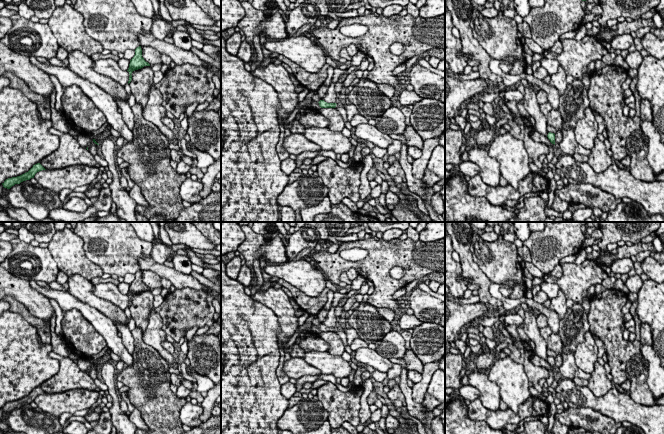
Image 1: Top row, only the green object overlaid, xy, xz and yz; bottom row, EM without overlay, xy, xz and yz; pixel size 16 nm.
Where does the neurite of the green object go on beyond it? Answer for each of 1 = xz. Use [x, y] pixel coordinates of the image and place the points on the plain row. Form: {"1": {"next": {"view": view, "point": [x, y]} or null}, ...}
{"1": {"next": null}}

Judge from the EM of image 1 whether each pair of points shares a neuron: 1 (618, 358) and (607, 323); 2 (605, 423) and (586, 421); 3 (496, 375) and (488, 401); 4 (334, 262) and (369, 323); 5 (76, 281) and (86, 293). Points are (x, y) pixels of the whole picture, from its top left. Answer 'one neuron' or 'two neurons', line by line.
1: one neuron
2: one neuron
3: two neurons
4: two neurons
5: one neuron

